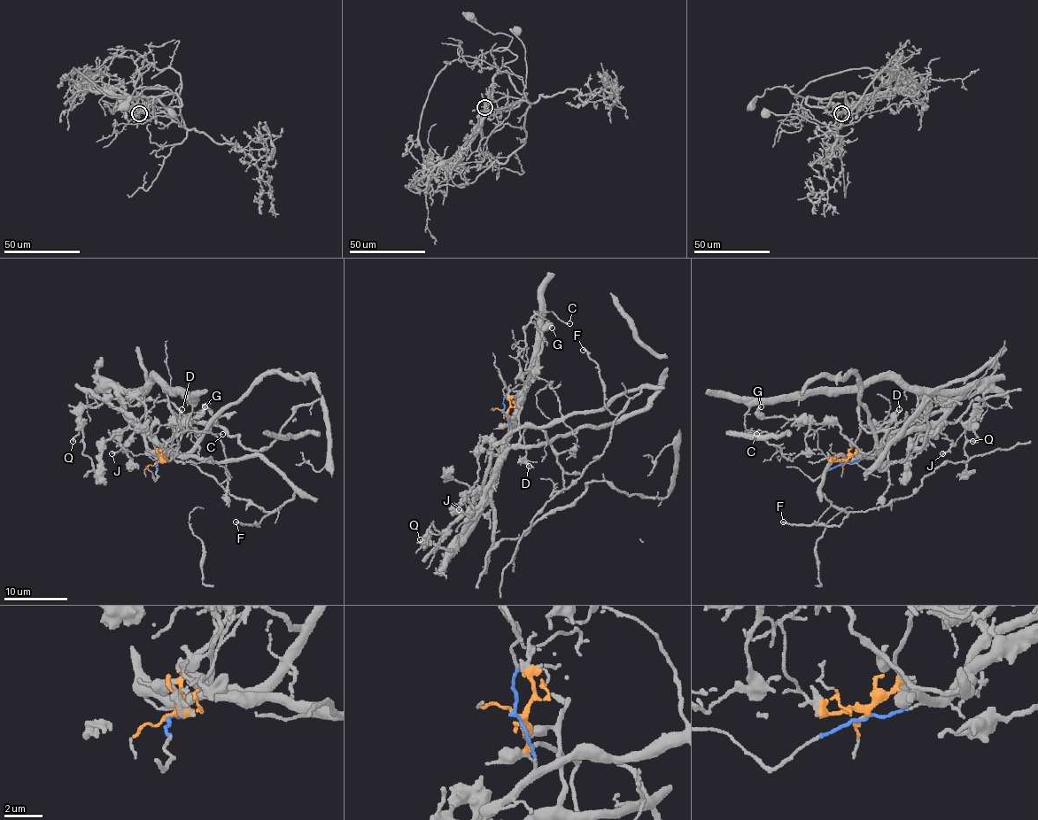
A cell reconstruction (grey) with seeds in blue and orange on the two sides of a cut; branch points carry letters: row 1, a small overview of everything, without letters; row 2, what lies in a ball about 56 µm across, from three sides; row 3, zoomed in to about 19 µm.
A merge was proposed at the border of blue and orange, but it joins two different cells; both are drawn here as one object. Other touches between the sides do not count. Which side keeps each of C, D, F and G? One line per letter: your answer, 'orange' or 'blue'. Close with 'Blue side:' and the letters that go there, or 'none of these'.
C: orange
D: orange
F: blue
G: orange
Blue side: F

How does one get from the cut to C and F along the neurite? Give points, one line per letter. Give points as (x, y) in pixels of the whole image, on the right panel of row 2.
C: (845, 462), (829, 460), (817, 449), (793, 457), (768, 444), (750, 429), (744, 431), (756, 435)
F: (845, 462), (862, 455), (854, 462), (840, 455), (821, 491), (848, 514), (838, 526), (782, 521)

